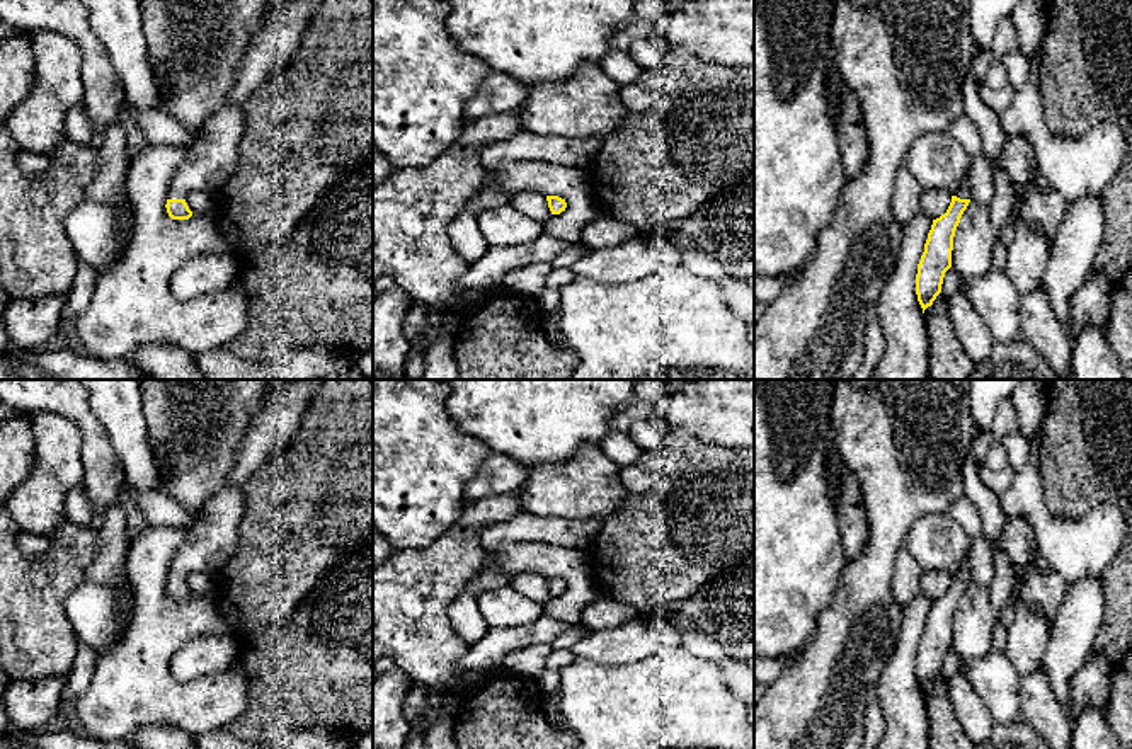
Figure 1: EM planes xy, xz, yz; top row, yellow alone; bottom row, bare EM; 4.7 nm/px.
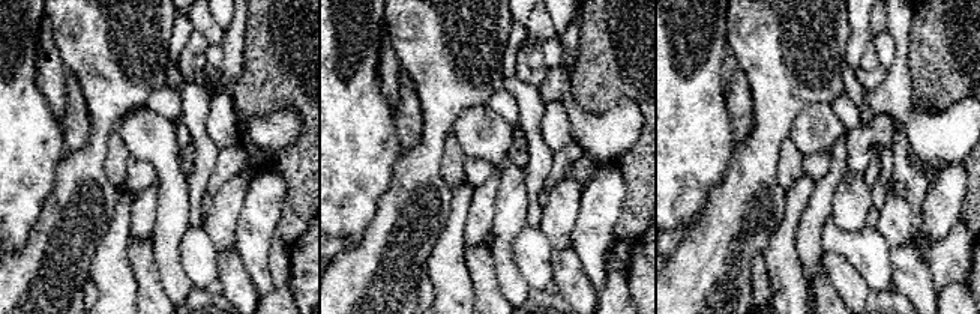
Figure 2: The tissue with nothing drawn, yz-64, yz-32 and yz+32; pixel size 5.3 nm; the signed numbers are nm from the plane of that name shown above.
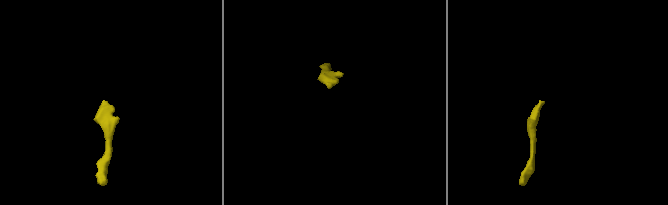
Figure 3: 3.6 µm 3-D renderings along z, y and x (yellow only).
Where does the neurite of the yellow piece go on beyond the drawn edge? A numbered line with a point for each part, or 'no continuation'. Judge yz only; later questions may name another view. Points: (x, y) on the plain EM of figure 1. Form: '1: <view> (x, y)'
1: yz (964, 571)

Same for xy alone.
1: xy (213, 540)

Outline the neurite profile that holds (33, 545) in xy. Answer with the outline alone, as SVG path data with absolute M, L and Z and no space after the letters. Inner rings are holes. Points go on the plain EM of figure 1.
M22 531L17 535L17 546L29 557L39 557L48 550L49 541L46 536Z

